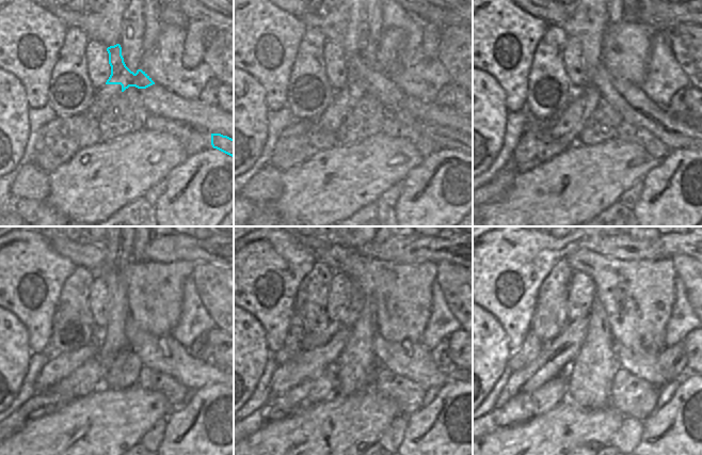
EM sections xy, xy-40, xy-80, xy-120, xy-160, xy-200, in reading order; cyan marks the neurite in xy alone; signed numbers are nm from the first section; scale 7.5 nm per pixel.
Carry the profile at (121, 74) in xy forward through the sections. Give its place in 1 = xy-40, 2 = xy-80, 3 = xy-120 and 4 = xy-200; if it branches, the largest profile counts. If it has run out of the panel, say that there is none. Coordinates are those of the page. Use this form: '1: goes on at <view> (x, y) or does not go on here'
1: goes on at xy-40 (360, 72)
2: goes on at xy-80 (635, 108)
3: goes on at xy-120 (163, 354)
4: goes on at xy-200 (645, 366)

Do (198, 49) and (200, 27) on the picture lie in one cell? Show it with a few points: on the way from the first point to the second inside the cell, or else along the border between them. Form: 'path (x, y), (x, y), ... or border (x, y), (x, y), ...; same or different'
path (198, 44), (198, 32); same

